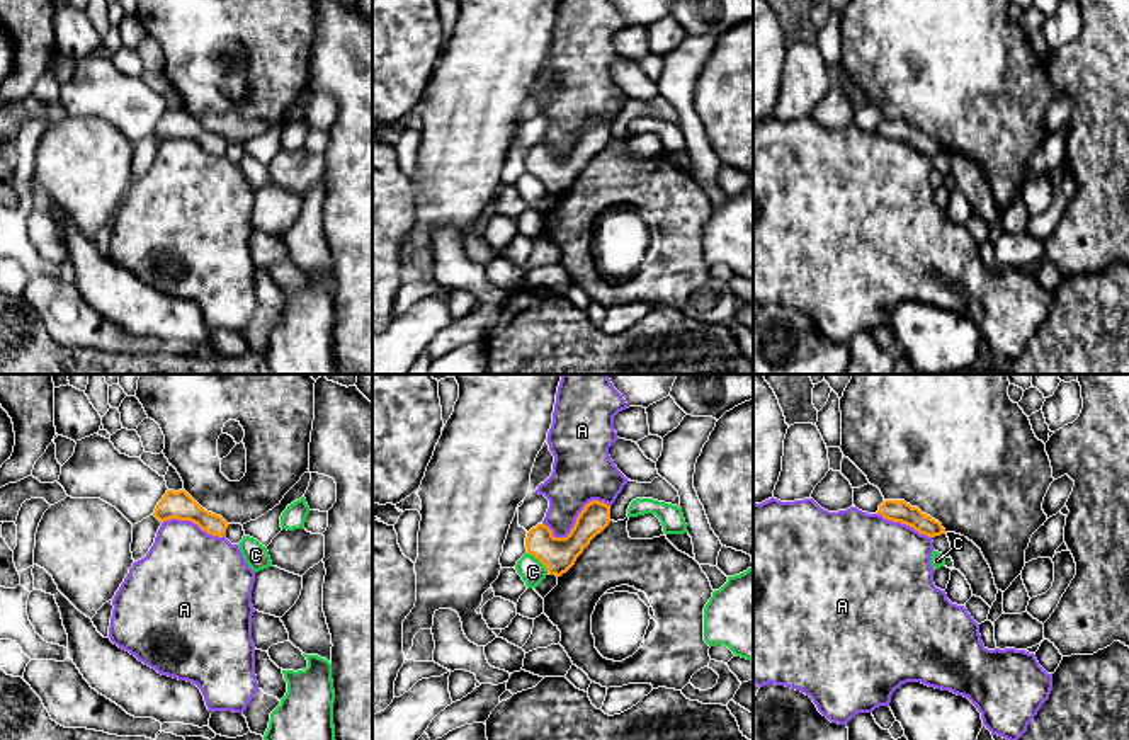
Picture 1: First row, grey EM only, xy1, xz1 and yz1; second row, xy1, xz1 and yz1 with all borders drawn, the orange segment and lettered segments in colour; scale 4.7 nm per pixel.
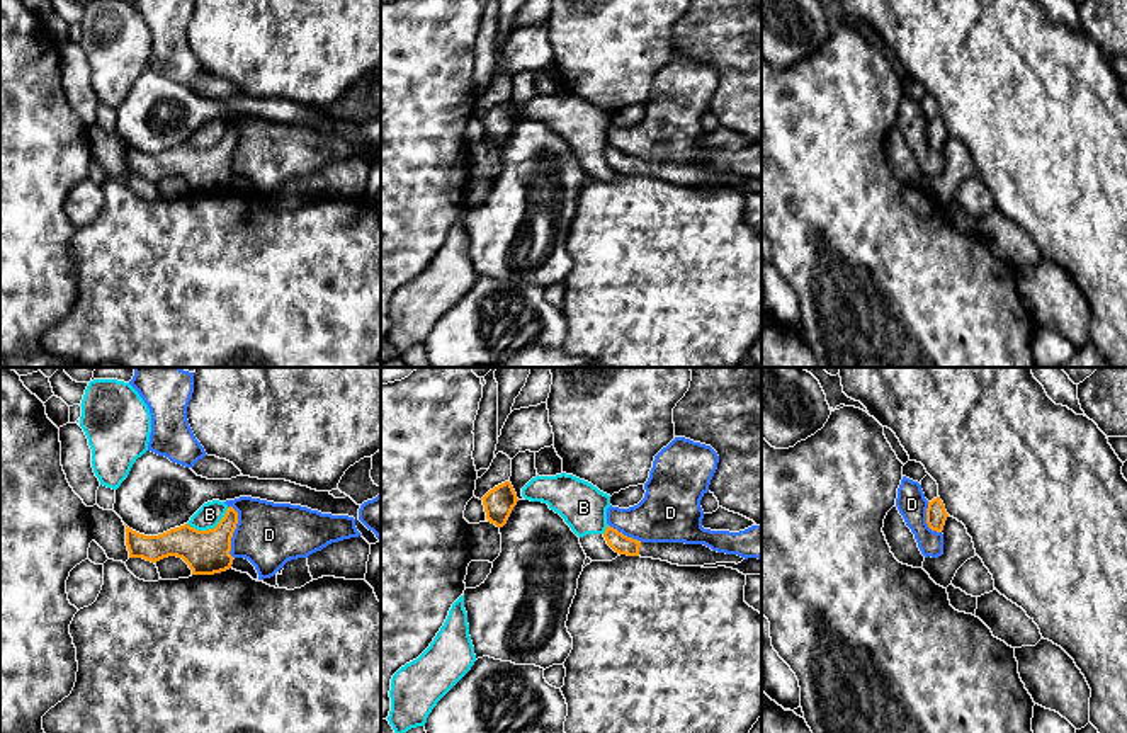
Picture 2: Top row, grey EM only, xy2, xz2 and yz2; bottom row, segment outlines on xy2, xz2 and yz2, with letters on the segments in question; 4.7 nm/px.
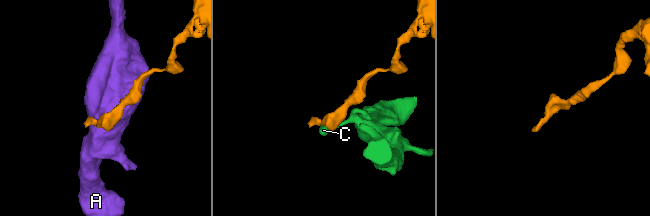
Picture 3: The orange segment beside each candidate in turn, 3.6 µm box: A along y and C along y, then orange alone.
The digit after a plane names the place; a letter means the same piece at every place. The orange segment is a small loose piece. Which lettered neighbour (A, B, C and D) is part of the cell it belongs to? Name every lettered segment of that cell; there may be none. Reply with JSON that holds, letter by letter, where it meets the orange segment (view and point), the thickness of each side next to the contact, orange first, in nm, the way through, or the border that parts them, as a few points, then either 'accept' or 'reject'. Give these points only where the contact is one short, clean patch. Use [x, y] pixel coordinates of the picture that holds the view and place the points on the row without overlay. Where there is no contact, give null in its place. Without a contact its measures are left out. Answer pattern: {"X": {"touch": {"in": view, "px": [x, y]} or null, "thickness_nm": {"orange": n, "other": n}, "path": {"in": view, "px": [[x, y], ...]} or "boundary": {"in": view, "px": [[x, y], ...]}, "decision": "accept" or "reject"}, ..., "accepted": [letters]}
{"A": {"touch": {"in": "xz1", "px": [577, 140]}, "thickness_nm": {"orange": 170, "other": 280}, "decision": "reject"}, "B": {"touch": {"in": "xy2", "px": [209, 148]}, "thickness_nm": {"orange": 200, "other": 110}, "decision": "reject"}, "C": {"touch": {"in": "xz1", "px": [539, 179]}, "thickness_nm": {"orange": 170, "other": 120}, "boundary": {"in": "xz1", "px": [[527, 170], [548, 191]]}, "decision": "reject"}, "D": {"touch": {"in": "xy2", "px": [233, 150]}, "thickness_nm": {"orange": 200, "other": 300}, "boundary": {"in": "xy2", "px": [[228, 125], [237, 131], [232, 176]]}, "decision": "reject"}, "accepted": []}

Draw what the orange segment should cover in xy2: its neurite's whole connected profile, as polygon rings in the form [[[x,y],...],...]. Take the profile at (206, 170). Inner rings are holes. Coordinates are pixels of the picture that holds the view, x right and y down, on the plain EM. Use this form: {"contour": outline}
{"contour": [[[228,126],[214,148],[197,150],[189,143],[158,155],[144,155],[126,145],[129,177],[156,182],[168,175],[182,177],[192,194],[214,194],[231,187],[231,156],[238,143],[238,131]]]}

